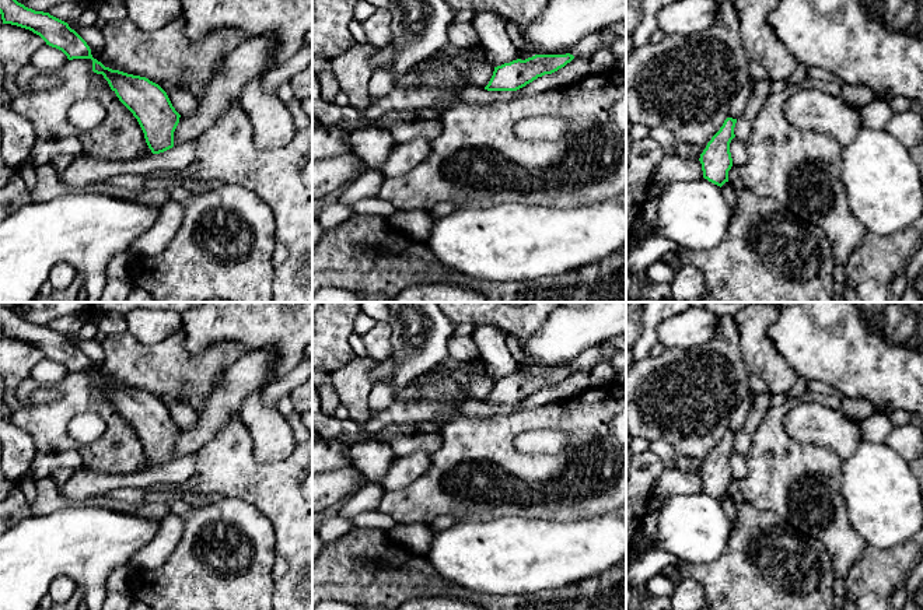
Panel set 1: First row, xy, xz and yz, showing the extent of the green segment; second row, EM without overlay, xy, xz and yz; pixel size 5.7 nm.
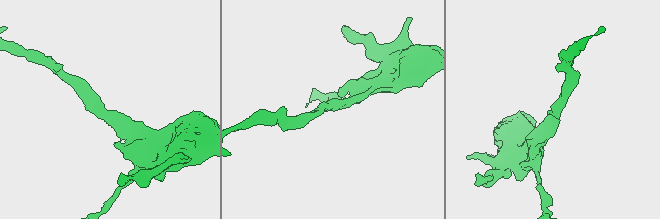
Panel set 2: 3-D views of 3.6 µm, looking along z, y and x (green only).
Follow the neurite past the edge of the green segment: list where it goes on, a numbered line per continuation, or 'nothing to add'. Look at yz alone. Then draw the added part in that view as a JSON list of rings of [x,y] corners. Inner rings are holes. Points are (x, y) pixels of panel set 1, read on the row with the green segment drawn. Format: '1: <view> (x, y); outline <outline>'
nothing to add

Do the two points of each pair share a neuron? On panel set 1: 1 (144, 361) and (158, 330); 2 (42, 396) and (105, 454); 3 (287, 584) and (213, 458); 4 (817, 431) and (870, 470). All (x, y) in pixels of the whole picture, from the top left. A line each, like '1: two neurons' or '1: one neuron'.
1: two neurons
2: two neurons
3: one neuron
4: two neurons

